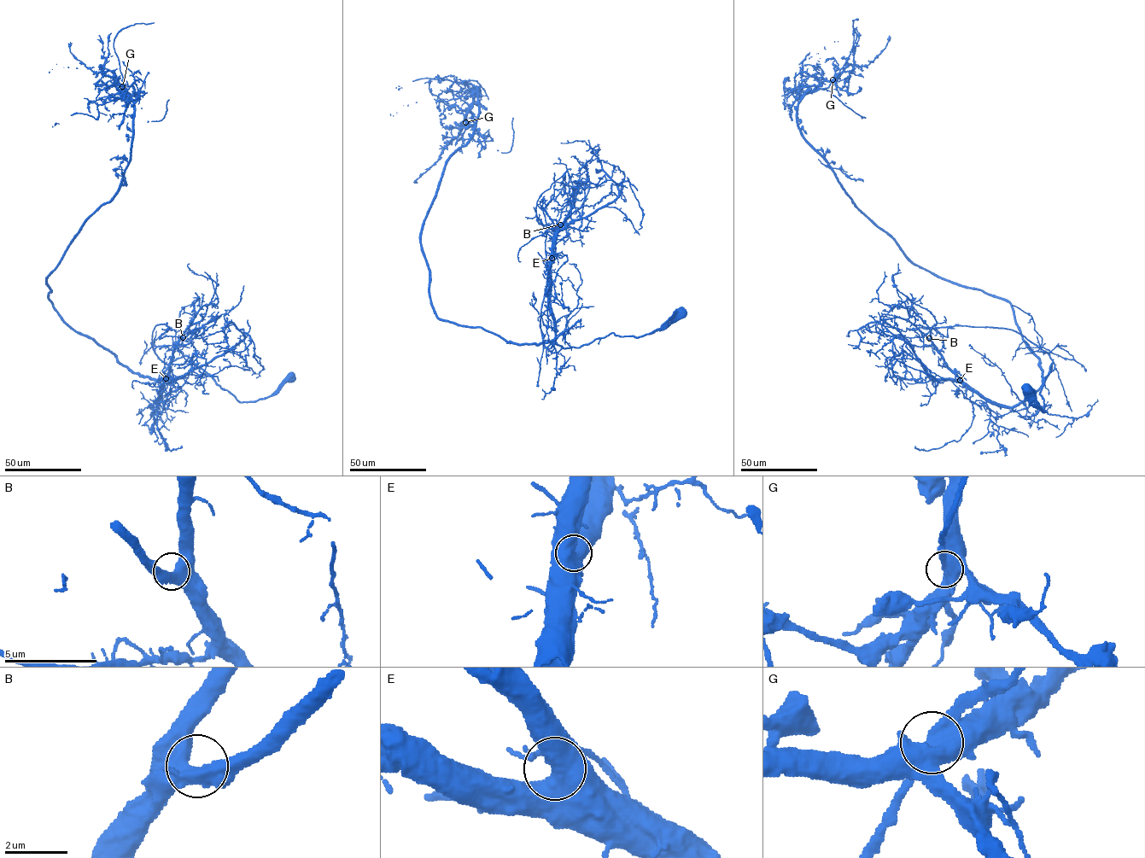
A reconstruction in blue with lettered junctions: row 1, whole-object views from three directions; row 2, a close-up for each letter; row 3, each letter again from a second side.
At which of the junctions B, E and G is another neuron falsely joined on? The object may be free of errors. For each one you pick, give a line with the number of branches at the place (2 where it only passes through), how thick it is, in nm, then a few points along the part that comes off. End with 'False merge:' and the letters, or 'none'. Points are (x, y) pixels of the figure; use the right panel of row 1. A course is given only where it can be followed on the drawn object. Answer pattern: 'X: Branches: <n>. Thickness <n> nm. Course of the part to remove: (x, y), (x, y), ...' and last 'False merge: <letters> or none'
G: Branches: 2. Thickness 650 nm. Course of the part to remove: (832, 79), (828, 87), (798, 98), (791, 92), (812, 86), (836, 96), (865, 118), (861, 118)
False merge: G

